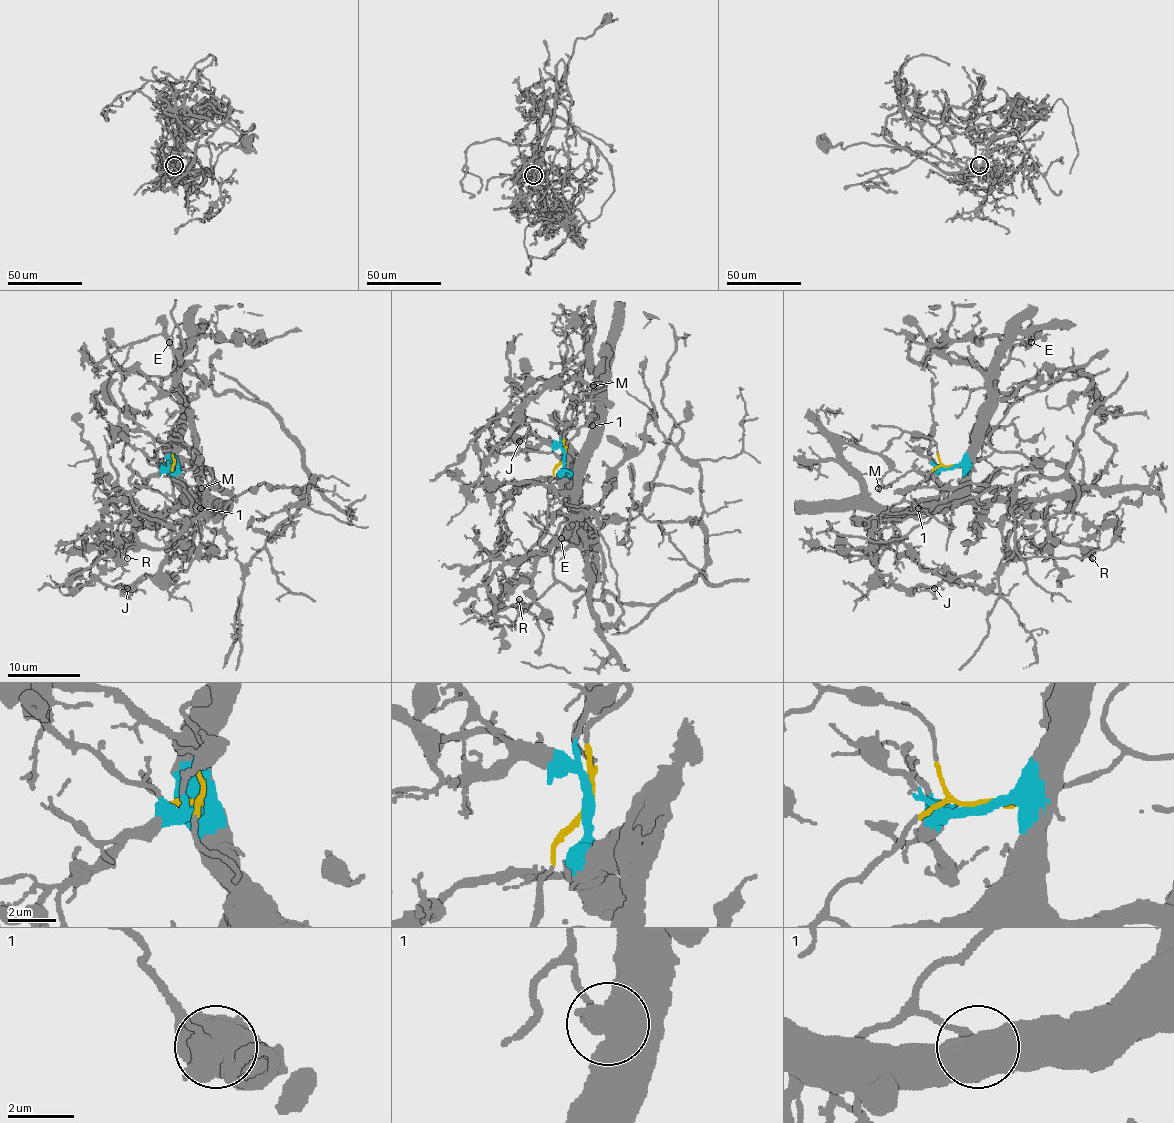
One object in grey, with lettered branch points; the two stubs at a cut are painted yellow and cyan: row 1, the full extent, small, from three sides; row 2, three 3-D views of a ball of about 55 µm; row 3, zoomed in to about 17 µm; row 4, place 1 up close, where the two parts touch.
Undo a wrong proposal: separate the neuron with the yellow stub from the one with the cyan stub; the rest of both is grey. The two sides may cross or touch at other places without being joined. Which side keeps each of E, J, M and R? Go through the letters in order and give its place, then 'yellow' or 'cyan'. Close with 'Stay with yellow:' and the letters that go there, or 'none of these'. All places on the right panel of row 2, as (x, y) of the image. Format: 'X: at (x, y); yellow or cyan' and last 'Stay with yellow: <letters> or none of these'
E: at (1031, 342); cyan
J: at (934, 588); cyan
M: at (878, 488); cyan
R: at (1092, 558); cyan
Stay with yellow: none of these

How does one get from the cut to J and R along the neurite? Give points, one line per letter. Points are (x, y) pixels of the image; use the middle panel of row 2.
J: (563, 458), (571, 469), (592, 425), (594, 390), (578, 379), (552, 381), (525, 403), (529, 430), (519, 441)
R: (563, 458), (563, 467), (576, 483), (572, 514), (567, 531), (540, 558), (532, 600), (516, 605), (519, 598)

